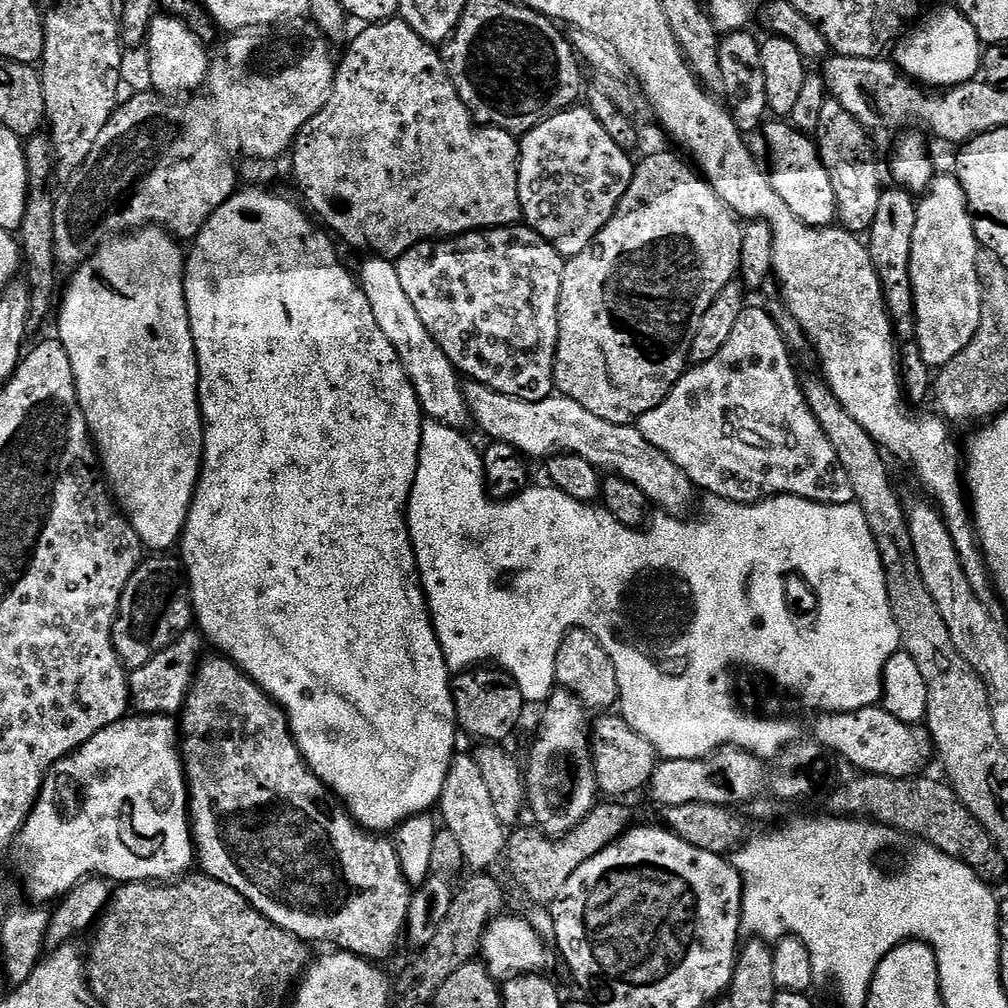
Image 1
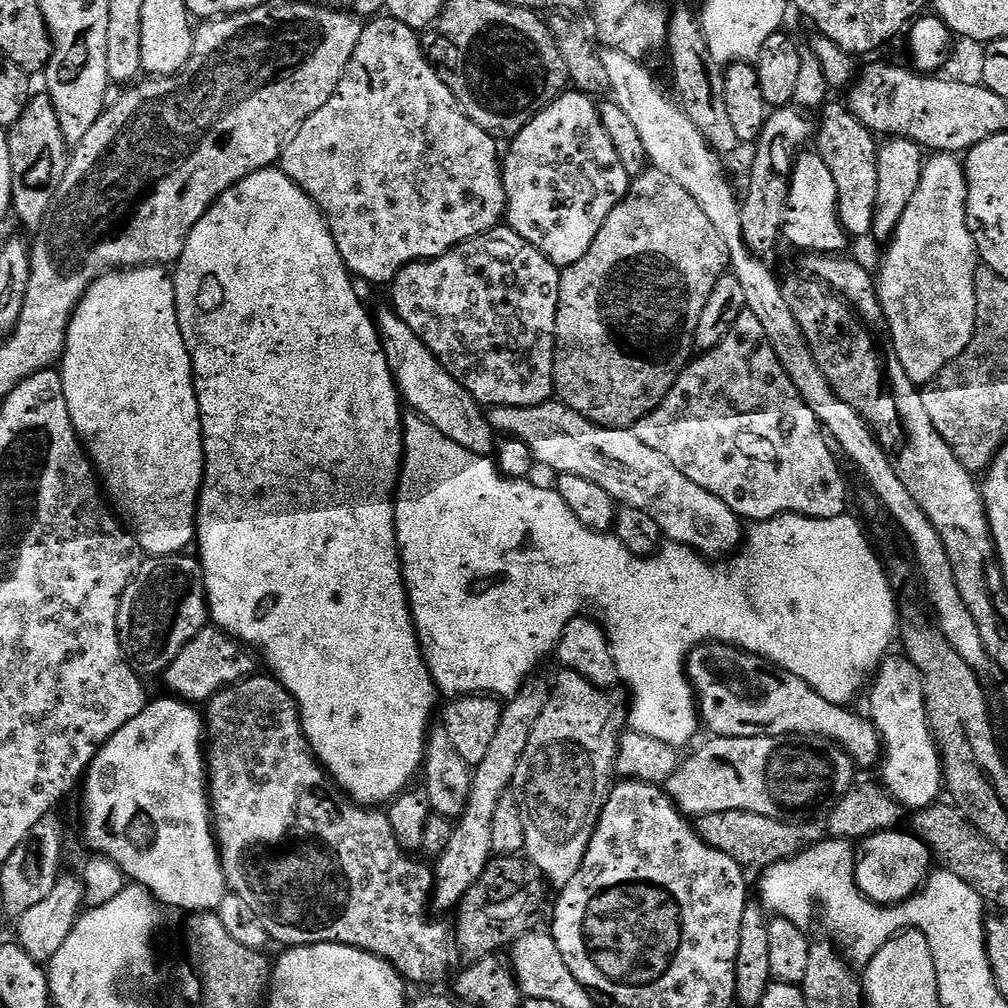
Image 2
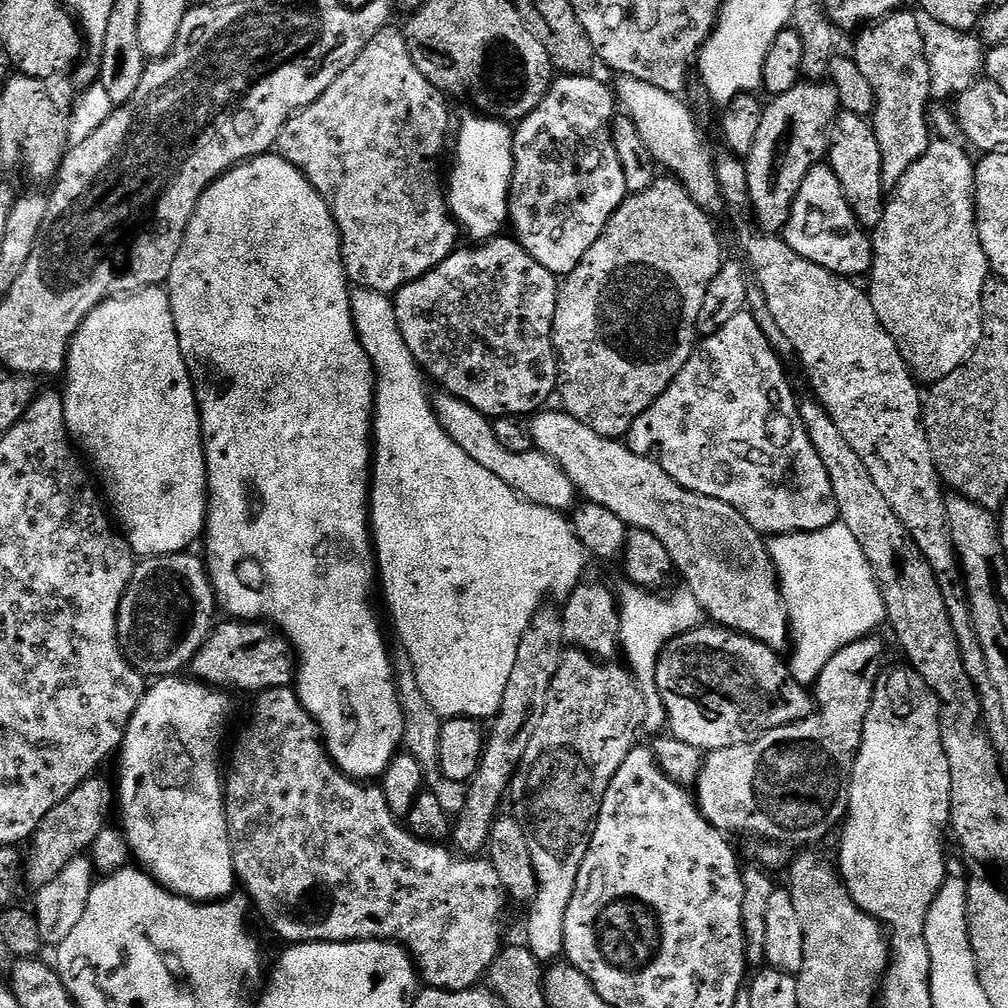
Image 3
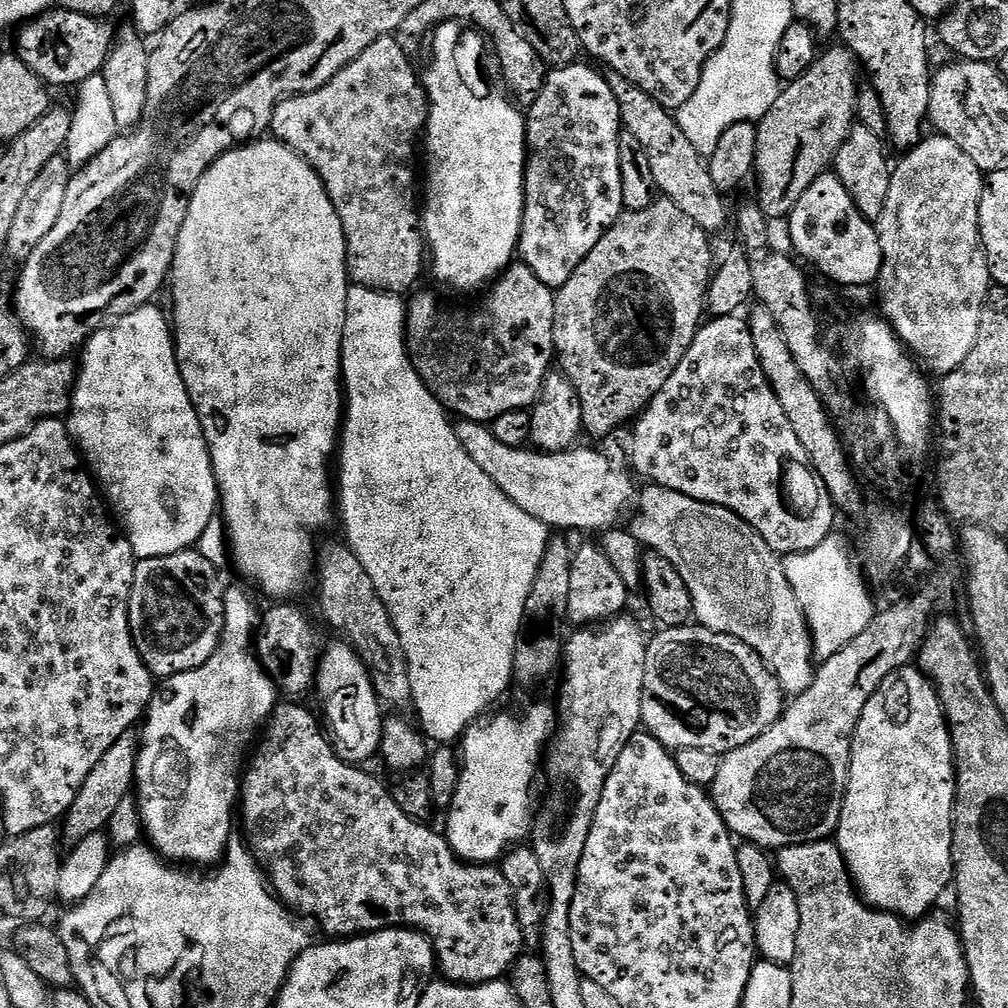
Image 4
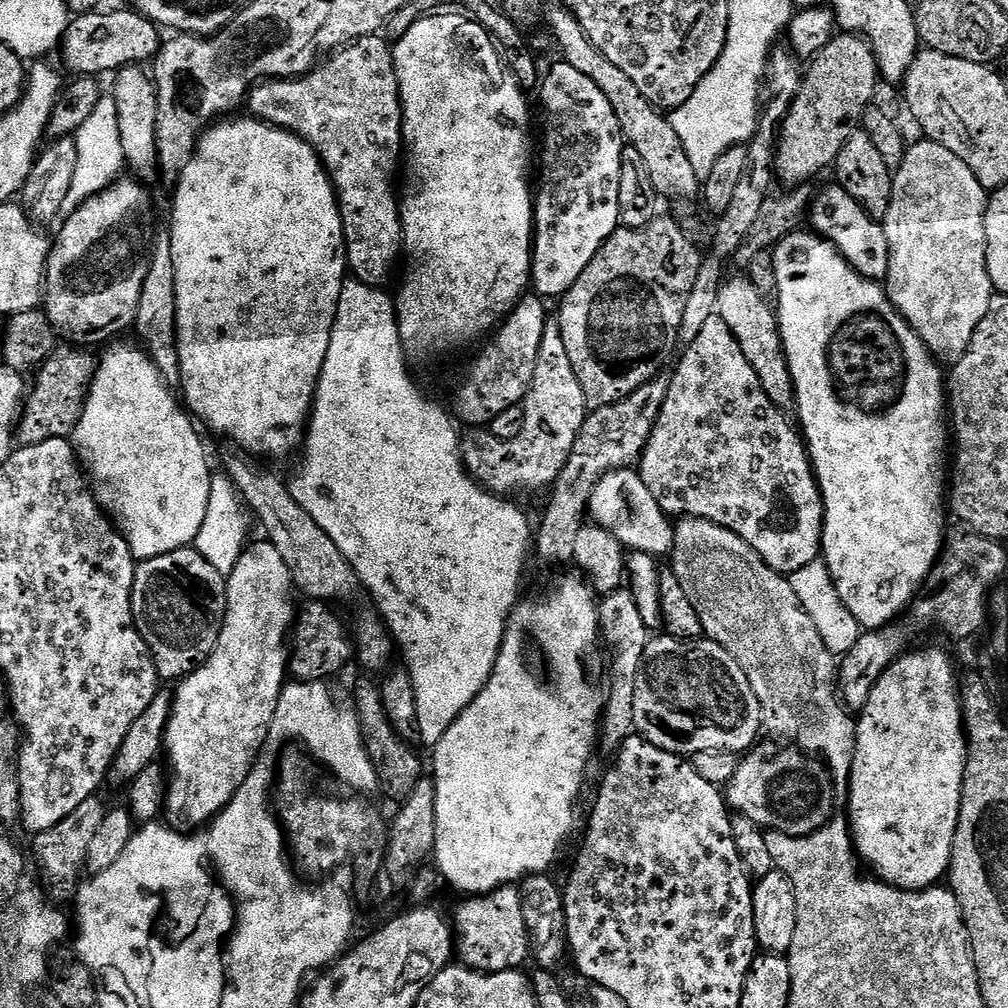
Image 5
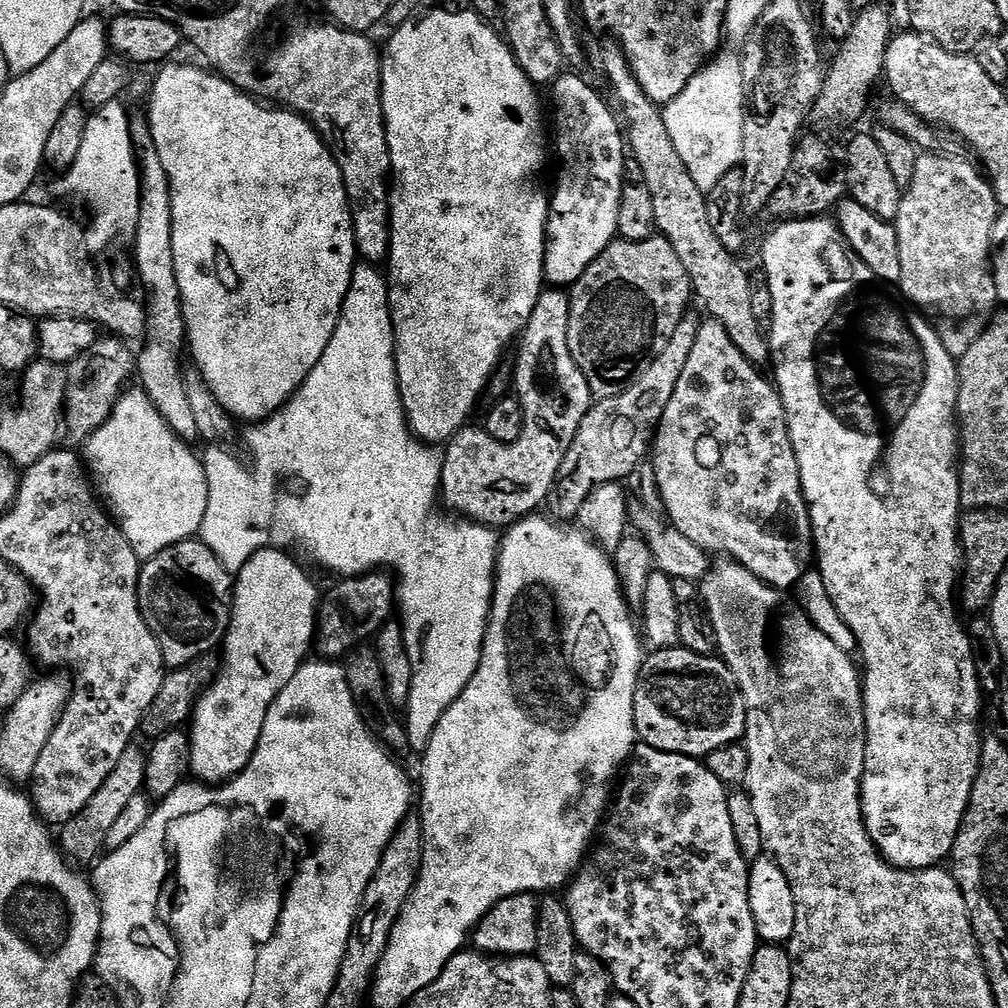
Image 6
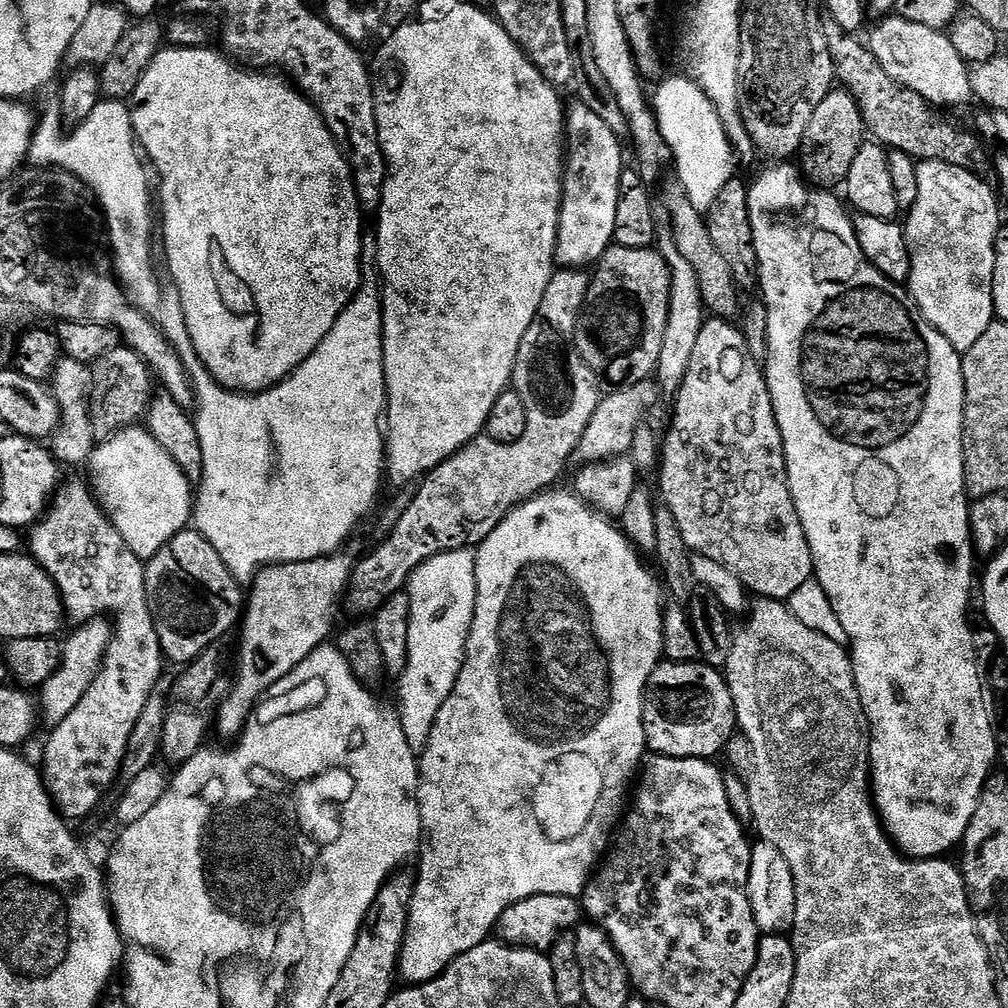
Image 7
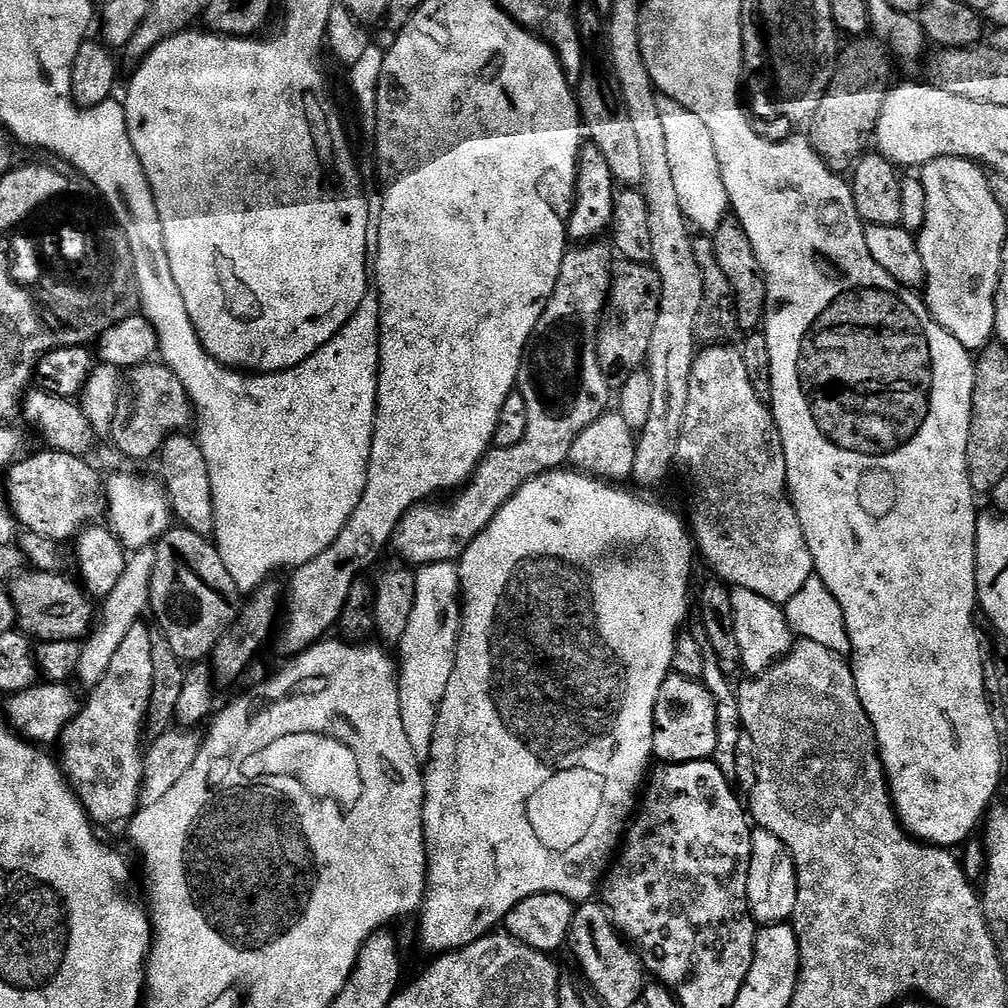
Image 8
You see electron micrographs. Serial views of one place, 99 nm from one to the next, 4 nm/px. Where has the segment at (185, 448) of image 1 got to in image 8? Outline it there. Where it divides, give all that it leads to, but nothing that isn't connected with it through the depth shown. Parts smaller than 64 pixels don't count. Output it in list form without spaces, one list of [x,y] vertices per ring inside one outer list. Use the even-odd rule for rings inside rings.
[[[120,472],[117,476],[107,477],[106,520],[109,520],[107,523],[111,532],[119,538],[125,549],[135,550],[155,545],[173,523],[168,493],[155,479],[153,480],[135,476],[132,472]]]

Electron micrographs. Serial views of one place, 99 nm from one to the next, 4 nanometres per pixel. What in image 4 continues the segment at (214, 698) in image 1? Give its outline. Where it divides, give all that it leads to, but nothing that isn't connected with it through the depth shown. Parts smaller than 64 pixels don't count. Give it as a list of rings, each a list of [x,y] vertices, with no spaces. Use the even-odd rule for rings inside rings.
[[[280,702],[276,705],[276,711],[274,715],[269,719],[266,727],[262,732],[262,739],[259,741],[260,749],[256,752],[256,757],[252,760],[252,768],[245,767],[242,772],[242,783],[240,786],[240,795],[238,797],[238,816],[244,819],[244,833],[242,833],[243,839],[246,841],[249,848],[252,849],[252,855],[260,861],[266,875],[268,878],[269,885],[273,892],[276,893],[282,903],[287,906],[289,912],[293,914],[299,914],[301,917],[313,916],[314,919],[320,923],[320,928],[325,932],[325,937],[328,938],[351,938],[353,936],[362,936],[370,932],[381,932],[387,928],[410,928],[418,932],[424,933],[427,936],[428,941],[432,943],[432,949],[436,951],[436,962],[438,965],[438,972],[443,979],[453,983],[453,984],[488,984],[492,980],[499,980],[501,978],[507,977],[509,975],[510,969],[517,960],[520,959],[522,953],[525,951],[524,939],[522,938],[522,930],[518,926],[518,914],[514,910],[514,898],[512,897],[512,891],[510,890],[510,882],[506,882],[506,878],[502,873],[500,873],[499,867],[489,866],[486,864],[470,864],[460,859],[456,855],[456,852],[451,848],[447,842],[447,839],[443,835],[440,836],[436,832],[431,832],[427,827],[427,823],[421,822],[419,820],[412,820],[406,814],[402,814],[402,809],[398,806],[398,802],[394,802],[392,793],[390,791],[389,785],[384,785],[382,781],[376,776],[371,776],[368,772],[363,772],[365,769],[363,767],[357,766],[355,764],[349,764],[348,761],[344,760],[342,757],[336,753],[333,741],[329,739],[326,735],[325,729],[322,727],[320,729],[320,724],[316,721],[316,716],[308,708],[303,708],[303,703],[300,702]]]

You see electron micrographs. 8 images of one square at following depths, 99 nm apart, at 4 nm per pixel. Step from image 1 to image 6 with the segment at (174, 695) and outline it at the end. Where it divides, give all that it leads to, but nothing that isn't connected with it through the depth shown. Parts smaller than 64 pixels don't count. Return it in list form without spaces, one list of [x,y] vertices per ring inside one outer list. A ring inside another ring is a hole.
[[[380,570],[365,572],[363,576],[350,576],[341,579],[340,584],[323,593],[318,609],[314,648],[323,659],[329,662],[339,661],[363,645],[380,625],[389,623],[394,612],[396,589],[391,575]],[[384,575],[384,576],[383,576]],[[320,651],[320,652],[319,652]]]

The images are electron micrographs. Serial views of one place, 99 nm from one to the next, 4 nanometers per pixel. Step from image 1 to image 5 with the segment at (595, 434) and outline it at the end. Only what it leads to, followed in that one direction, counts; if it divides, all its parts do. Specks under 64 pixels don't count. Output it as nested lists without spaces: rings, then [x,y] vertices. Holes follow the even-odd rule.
[[[685,516],[677,519],[674,524],[674,535],[672,538],[672,551],[670,553],[670,571],[678,574],[678,582],[682,582],[682,590],[686,590],[686,598],[690,598],[690,603],[694,605],[694,610],[698,610],[698,618],[702,618],[704,636],[707,639],[718,642],[742,666],[746,678],[750,678],[750,686],[760,703],[760,718],[762,728],[765,733],[772,736],[781,736],[784,742],[791,742],[805,754],[815,754],[826,765],[832,783],[837,789],[844,790],[848,787],[848,779],[852,777],[852,767],[854,766],[854,750],[856,749],[856,720],[853,713],[846,707],[841,689],[838,687],[838,660],[834,653],[822,642],[822,634],[818,634],[818,626],[806,614],[802,602],[798,602],[798,594],[794,594],[792,581],[783,572],[776,572],[754,549],[738,534],[726,530],[709,520],[703,520],[697,516]]]

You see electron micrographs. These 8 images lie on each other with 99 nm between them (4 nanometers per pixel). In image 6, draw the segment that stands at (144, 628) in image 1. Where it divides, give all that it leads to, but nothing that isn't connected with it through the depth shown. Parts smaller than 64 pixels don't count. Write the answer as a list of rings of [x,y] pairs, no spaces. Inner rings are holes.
[[[193,538],[183,540],[143,561],[138,582],[138,602],[140,613],[150,626],[154,638],[158,638],[158,646],[162,650],[162,658],[169,669],[181,668],[194,662],[199,656],[207,656],[221,647],[222,641],[232,621],[233,573],[218,562],[218,558],[203,540]]]

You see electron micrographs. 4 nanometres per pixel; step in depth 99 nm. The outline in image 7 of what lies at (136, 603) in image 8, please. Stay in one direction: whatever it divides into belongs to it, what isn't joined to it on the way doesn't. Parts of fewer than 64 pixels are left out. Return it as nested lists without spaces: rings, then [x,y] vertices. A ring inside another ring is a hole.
[[[97,618],[86,621],[75,630],[77,632],[68,641],[63,641],[58,670],[38,690],[38,712],[49,729],[57,728],[62,721],[70,718],[70,714],[74,714],[74,706],[78,706],[78,702],[86,698],[86,690],[94,686],[94,678],[98,678],[104,664],[114,628],[107,619]]]

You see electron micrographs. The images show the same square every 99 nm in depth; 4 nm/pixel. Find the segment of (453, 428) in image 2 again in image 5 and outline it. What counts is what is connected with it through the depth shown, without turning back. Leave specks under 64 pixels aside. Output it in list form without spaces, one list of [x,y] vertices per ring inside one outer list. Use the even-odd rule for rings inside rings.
[[[635,467],[619,468],[617,472],[606,474],[598,481],[588,500],[588,509],[591,519],[605,528],[618,542],[632,552],[645,552],[657,558],[664,558],[672,551],[672,538],[674,535],[674,524],[671,519],[660,509],[658,502],[654,502],[654,494],[650,494],[646,482],[642,482],[639,471]]]

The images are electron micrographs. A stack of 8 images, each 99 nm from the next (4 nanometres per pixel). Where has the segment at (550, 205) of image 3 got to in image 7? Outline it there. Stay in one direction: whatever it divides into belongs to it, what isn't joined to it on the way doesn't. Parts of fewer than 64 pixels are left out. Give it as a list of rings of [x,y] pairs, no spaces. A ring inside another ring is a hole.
[[[579,102],[569,103],[564,117],[566,133],[566,159],[564,161],[564,193],[560,199],[560,225],[556,235],[555,263],[560,268],[587,269],[595,265],[604,251],[614,244],[614,217],[618,211],[618,186],[624,173],[624,152],[613,132],[600,121],[590,106]]]

